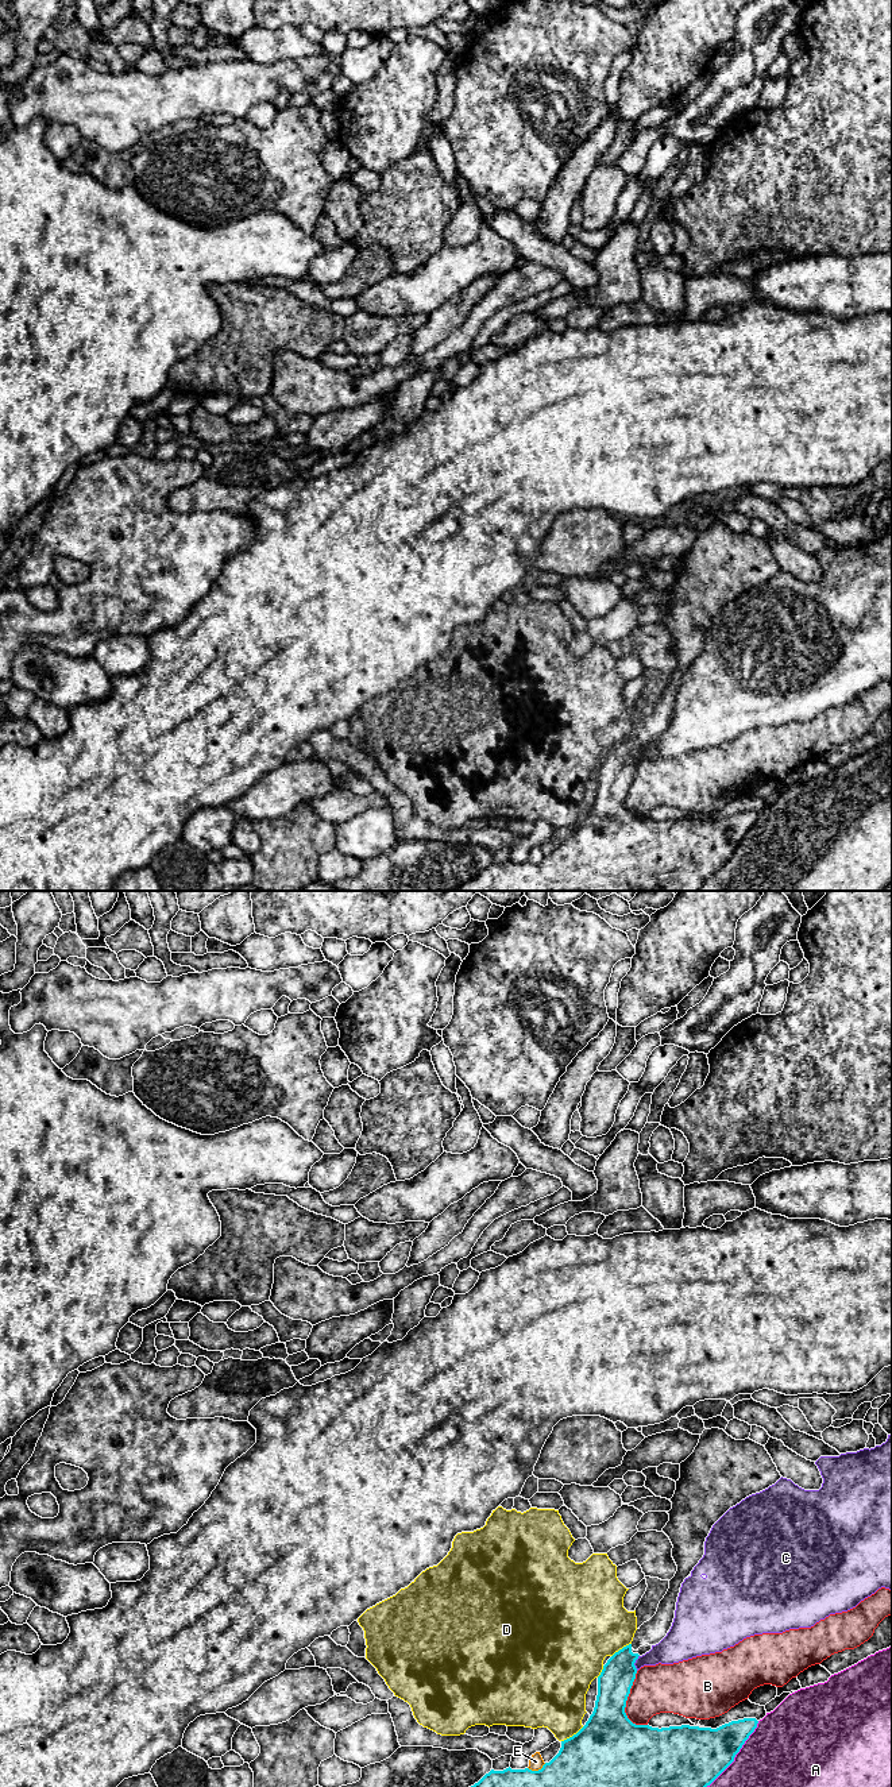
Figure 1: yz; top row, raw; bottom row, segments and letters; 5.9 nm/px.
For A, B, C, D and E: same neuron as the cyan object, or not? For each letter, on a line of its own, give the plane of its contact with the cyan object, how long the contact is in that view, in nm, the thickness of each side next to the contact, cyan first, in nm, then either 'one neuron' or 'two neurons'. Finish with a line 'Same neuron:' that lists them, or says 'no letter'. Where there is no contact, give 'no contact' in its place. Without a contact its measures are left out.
A: yz | 600 nm | 380/480 nm | two neurons
B: yz | 340 nm | 360/280 nm | two neurons
C: yz | 100 nm | 200/170 nm | two neurons
D: yz | 160 nm | 500/360 nm | two neurons
E: yz | 120 nm | 480/90 nm | two neurons
Same neuron: no letter

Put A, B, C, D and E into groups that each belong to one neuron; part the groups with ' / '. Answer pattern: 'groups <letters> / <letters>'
groups A / B / C / D / E

